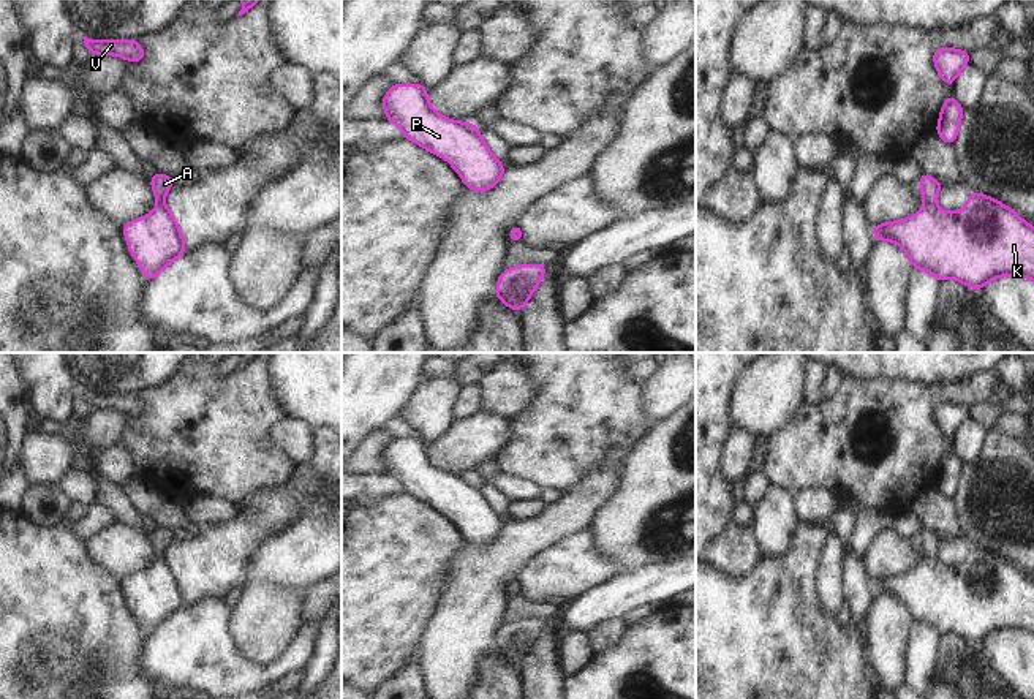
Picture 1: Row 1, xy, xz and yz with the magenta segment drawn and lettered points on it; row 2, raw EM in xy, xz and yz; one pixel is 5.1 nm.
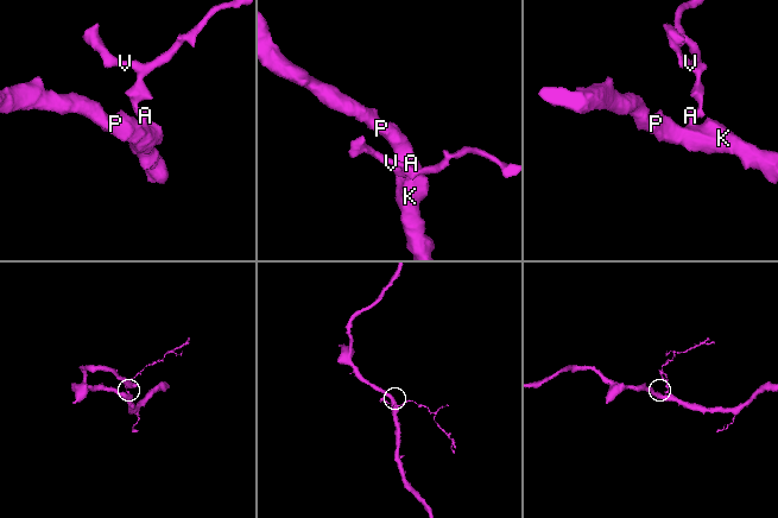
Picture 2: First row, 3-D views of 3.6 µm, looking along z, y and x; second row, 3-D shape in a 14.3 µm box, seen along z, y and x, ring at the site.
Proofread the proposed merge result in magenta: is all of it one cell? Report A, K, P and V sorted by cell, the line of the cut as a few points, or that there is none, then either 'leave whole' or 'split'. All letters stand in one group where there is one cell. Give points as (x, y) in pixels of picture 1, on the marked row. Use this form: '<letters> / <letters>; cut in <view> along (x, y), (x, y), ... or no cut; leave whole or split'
A K P V; no cut; leave whole

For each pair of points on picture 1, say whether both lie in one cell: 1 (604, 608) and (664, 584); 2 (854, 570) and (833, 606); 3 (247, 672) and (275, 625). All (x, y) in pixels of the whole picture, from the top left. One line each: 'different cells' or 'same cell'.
1: same cell
2: different cells
3: different cells

